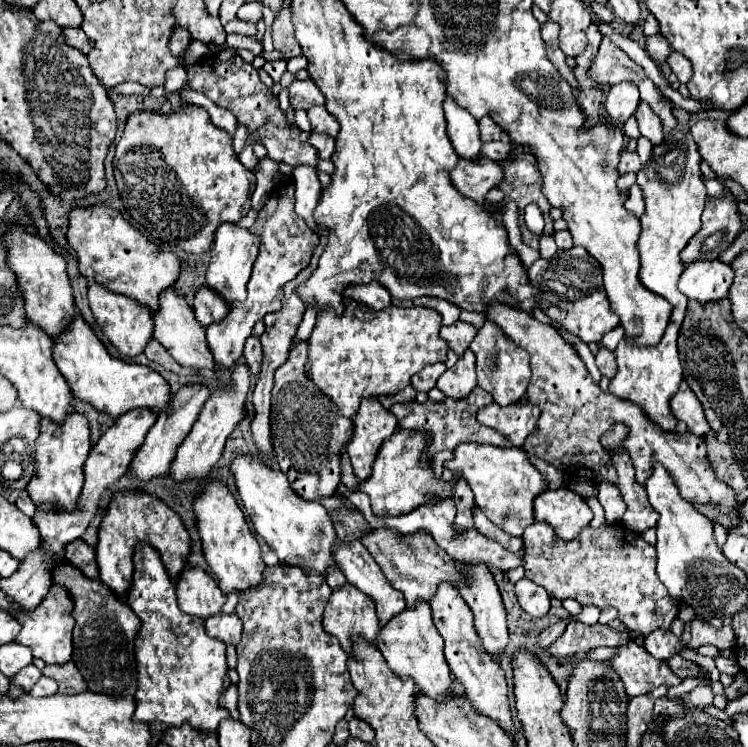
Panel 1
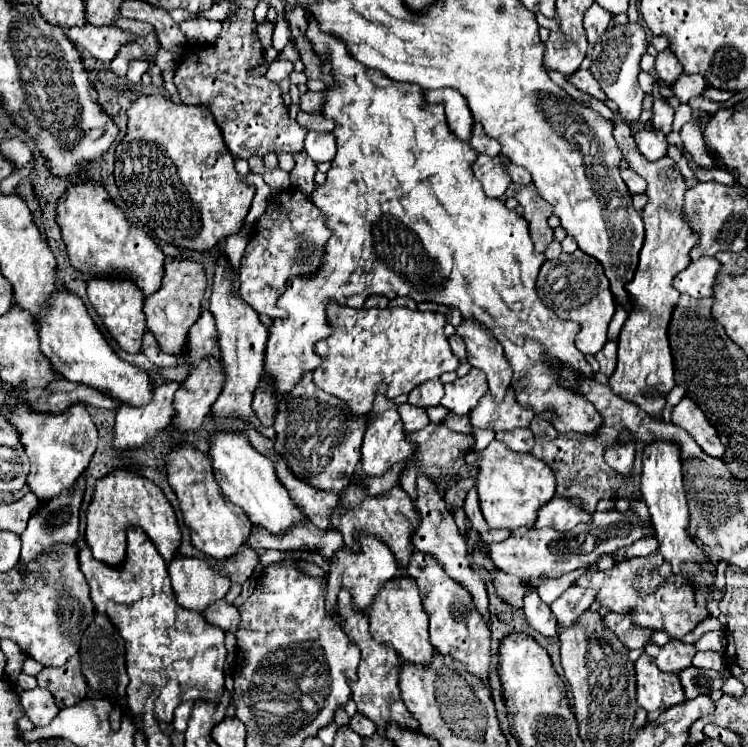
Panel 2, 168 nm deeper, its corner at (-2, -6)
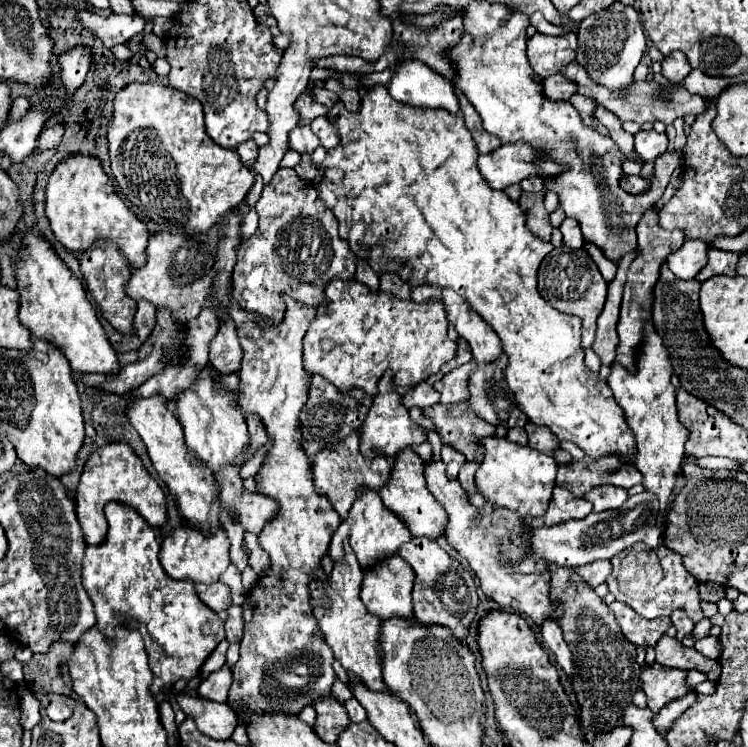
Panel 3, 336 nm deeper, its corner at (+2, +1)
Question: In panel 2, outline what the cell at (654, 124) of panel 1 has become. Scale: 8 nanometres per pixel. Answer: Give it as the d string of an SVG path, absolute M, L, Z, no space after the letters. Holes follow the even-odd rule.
M640 128L640 130L636 130L634 138L636 138L636 144L638 144L640 152L642 152L650 162L654 162L654 160L658 160L658 158L662 158L662 156L666 154L668 144L666 144L664 134L662 134L660 130Z

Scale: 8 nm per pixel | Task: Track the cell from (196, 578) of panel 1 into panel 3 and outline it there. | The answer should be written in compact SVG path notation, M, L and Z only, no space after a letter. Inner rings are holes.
M180 525L172 533L168 533L160 545L160 565L172 579L192 579L194 583L216 583L220 579L220 573L226 571L230 565L228 557L230 541L226 535L226 529L220 525L214 535L206 535L194 525Z

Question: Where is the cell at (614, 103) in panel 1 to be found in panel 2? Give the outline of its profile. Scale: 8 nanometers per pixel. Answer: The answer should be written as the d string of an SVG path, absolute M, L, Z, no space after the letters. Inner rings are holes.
M638 22L624 24L624 26L614 24L614 28L608 30L604 36L606 38L600 40L600 44L596 44L590 50L590 56L594 58L594 64L590 66L590 70L592 70L594 78L600 82L604 94L616 104L620 116L626 122L634 124L634 122L638 122L638 116L642 112L642 100L644 100L644 92L638 86L638 74L640 74L640 58L648 46L646 32Z

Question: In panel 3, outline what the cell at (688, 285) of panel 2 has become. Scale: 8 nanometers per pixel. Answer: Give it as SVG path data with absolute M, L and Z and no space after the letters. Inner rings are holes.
M688 239L680 249L668 255L668 267L680 279L694 279L696 273L706 265L708 245L700 239Z

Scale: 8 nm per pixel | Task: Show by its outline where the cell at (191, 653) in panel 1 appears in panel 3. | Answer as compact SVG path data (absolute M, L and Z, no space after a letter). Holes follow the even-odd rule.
M110 501L104 513L108 519L108 535L100 545L86 549L82 583L94 601L96 623L104 633L112 635L118 623L132 629L136 627L142 633L154 673L150 691L162 701L164 685L198 675L200 665L224 639L224 623L196 597L192 581L172 581L172 577L164 573L158 561L160 543L156 531L136 509Z

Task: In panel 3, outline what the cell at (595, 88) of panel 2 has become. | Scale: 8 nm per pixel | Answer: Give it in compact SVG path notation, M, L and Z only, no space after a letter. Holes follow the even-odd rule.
M556 73L552 77L546 77L542 83L544 95L550 101L568 101L576 93L576 85L572 85L564 75Z

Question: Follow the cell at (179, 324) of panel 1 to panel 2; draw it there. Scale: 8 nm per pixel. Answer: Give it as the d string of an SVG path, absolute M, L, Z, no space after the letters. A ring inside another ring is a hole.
M176 258L174 262L168 262L164 266L162 288L154 292L152 296L144 298L144 314L146 314L148 330L156 336L164 354L170 354L176 358L184 356L186 342L188 342L186 334L200 316L204 290L206 290L206 272L198 262Z

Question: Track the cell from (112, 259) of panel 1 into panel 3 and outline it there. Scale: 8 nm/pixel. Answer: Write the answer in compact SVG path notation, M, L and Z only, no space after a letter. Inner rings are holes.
M68 155L54 167L46 183L46 217L56 239L72 253L82 253L98 239L110 239L120 247L130 265L144 261L144 245L150 237L148 227L116 195L96 157Z

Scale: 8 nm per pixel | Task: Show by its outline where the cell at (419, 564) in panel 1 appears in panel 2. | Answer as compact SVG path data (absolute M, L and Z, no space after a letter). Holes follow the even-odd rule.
M354 482L340 494L340 506L332 514L332 528L340 530L344 536L344 542L352 552L360 552L360 544L354 540L354 534L368 534L382 540L394 554L396 564L402 574L406 574L406 568L410 564L410 558L414 554L412 538L414 530L420 526L420 512L414 508L414 502L408 498L408 494L394 486L386 494L380 496L366 496Z

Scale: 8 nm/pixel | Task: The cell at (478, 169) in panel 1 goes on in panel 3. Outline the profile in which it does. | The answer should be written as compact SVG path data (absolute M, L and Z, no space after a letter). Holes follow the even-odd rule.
M524 141L506 143L488 155L480 155L478 167L492 189L506 189L532 175L554 177L566 169L566 165L550 159L538 159L536 163L536 149Z

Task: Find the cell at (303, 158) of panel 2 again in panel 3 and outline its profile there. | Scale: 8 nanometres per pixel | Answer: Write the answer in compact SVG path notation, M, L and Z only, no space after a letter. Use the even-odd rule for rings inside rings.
M308 125L304 127L296 127L290 133L290 147L298 153L312 153L316 147L320 145L318 137L312 133L312 129Z

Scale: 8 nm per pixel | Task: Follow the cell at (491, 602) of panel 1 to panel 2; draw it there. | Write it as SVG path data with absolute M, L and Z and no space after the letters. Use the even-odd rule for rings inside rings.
M420 476L418 480L418 498L414 502L416 510L420 510L422 514L422 522L420 522L420 528L416 530L416 536L412 538L412 544L416 544L416 550L424 552L424 554L430 554L432 558L436 558L444 572L454 578L462 588L466 588L478 608L478 612L482 614L484 622L490 626L490 602L488 602L488 592L486 592L486 582L480 578L480 574L472 568L472 554L468 552L468 542L466 538L460 536L458 532L458 526L450 514L450 510L446 508L446 502L444 498L438 494L434 482L430 482L426 476Z

